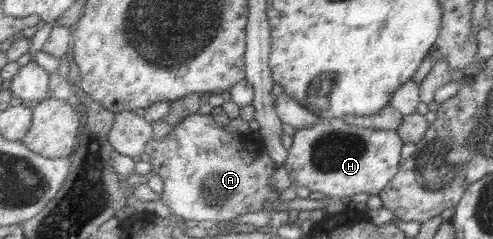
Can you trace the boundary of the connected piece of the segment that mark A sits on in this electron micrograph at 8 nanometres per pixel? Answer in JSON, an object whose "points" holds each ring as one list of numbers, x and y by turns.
{"points":[[195,113,187,117,162,141,153,138,148,143,147,153,152,157,152,165,165,181,163,202,173,214,190,221,209,221,214,223,232,222,246,213,268,210,291,212,287,202,280,200,280,193,272,187,272,176,278,167,265,145,264,139,256,139,249,134,226,131,224,125,216,123,212,114]]}

